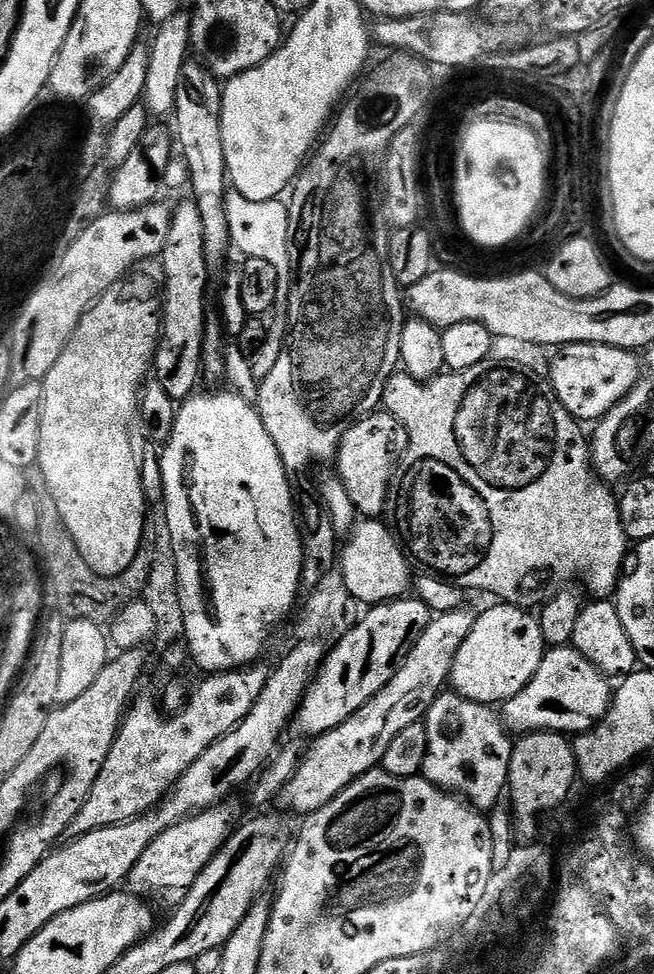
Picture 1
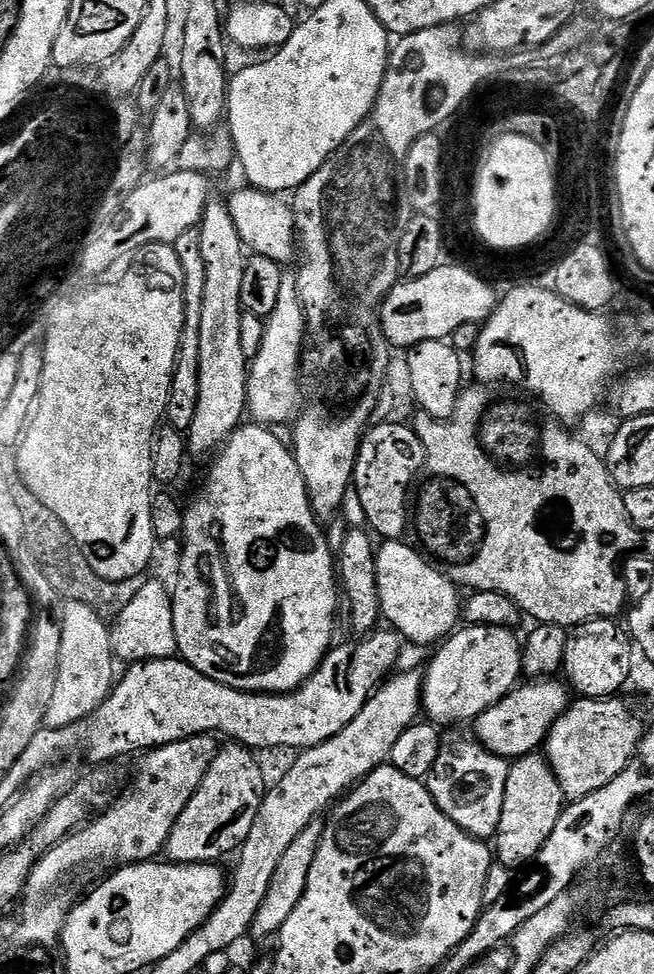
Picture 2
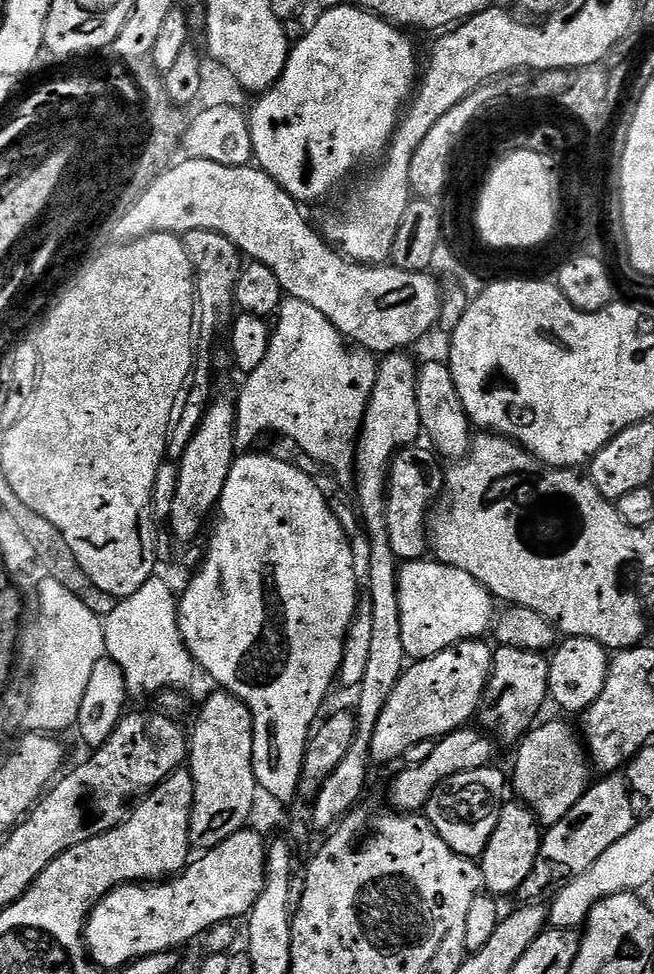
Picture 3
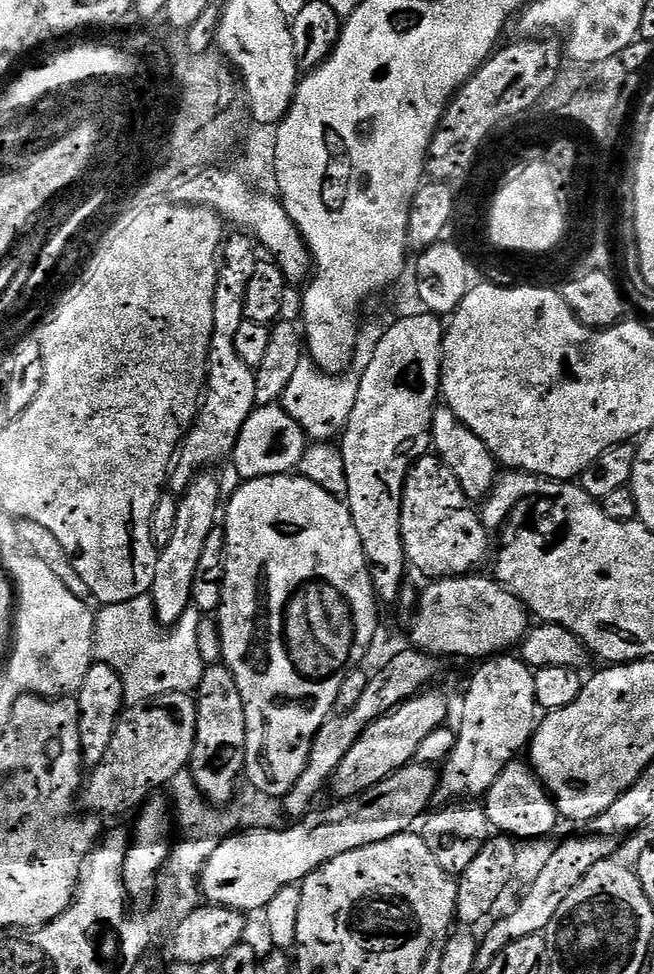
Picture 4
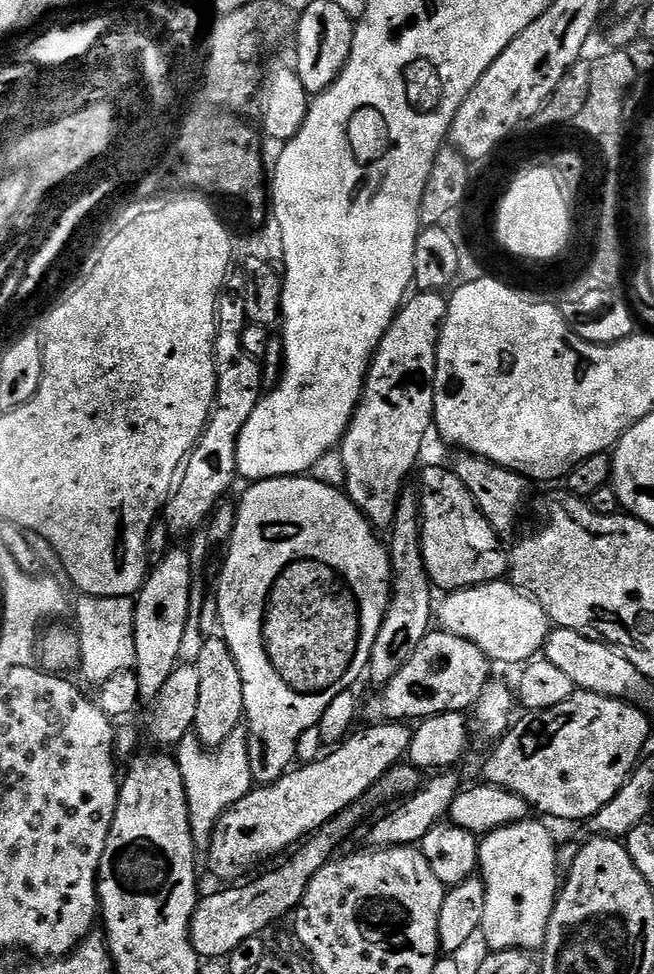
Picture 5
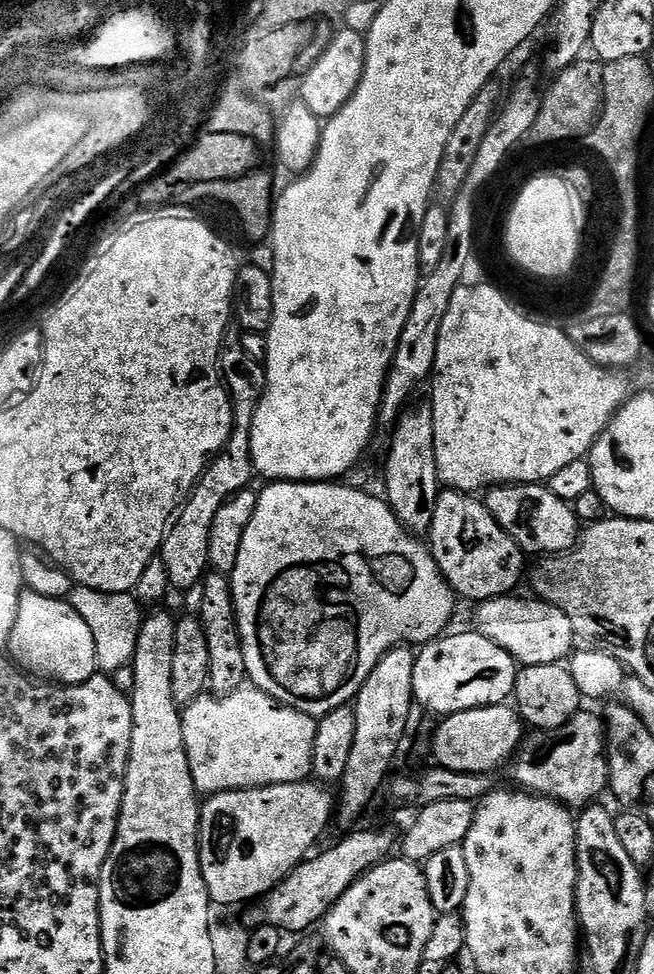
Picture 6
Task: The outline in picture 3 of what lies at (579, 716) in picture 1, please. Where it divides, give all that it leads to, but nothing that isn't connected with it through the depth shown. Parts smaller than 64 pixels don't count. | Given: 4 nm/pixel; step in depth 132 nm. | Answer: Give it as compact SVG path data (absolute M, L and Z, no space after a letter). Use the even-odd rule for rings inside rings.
M465 726L448 736L441 736L435 741L430 758L426 758L421 764L409 764L402 767L403 769L396 776L396 781L388 788L388 796L396 807L393 809L400 814L419 813L427 805L428 799L438 791L441 785L451 781L454 774L489 767L493 763L492 740L488 736L483 736L483 734L488 734L480 732L475 732L472 726Z

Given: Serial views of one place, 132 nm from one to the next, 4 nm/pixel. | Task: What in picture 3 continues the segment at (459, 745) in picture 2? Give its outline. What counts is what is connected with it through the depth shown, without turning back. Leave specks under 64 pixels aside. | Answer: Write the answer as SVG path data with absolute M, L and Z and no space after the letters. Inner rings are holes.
M496 766L466 770L454 774L447 786L441 787L428 799L428 821L432 823L434 830L438 830L442 842L446 842L450 850L454 850L454 854L478 858L486 850L490 834L494 834L500 812L506 803L504 784L506 788L505 773L503 776Z

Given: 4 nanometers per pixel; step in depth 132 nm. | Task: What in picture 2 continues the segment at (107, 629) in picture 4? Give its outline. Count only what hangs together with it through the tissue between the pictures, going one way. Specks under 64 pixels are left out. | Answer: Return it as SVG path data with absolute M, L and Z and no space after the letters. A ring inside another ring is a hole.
M149 579L136 598L113 619L109 632L112 653L119 661L124 660L123 663L175 657L179 648L174 634L171 597L165 583Z

